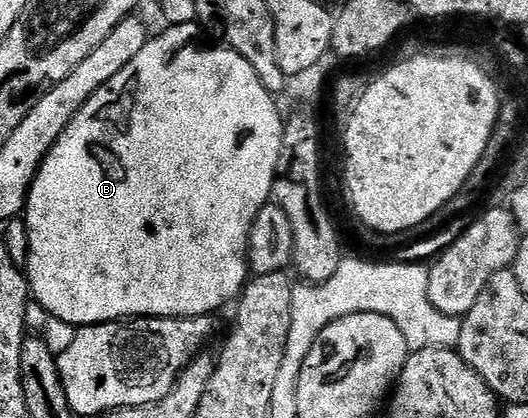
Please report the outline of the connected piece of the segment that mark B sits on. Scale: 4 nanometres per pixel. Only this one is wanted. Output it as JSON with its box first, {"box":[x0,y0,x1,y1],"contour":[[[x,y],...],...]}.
{"box":[22,21,285,328],"contour":[[[193,21],[184,23],[181,26],[169,25],[164,28],[164,31],[157,38],[156,35],[149,37],[148,43],[142,48],[142,52],[138,52],[138,56],[134,56],[134,60],[130,60],[130,64],[126,64],[126,68],[122,68],[122,72],[118,72],[118,76],[114,76],[114,80],[110,80],[105,86],[98,88],[98,92],[94,92],[94,96],[90,96],[90,100],[70,120],[70,124],[64,129],[62,136],[58,136],[54,148],[50,148],[46,160],[40,166],[40,171],[36,173],[36,179],[32,181],[32,187],[28,193],[28,205],[22,215],[22,222],[28,225],[28,266],[26,265],[28,288],[35,305],[37,302],[45,310],[41,310],[45,315],[58,320],[66,320],[66,324],[77,328],[93,326],[99,322],[114,322],[133,318],[197,318],[203,314],[212,316],[217,313],[215,310],[222,309],[231,298],[232,301],[239,299],[241,290],[249,281],[248,237],[258,212],[272,198],[272,185],[276,179],[276,169],[282,152],[285,119],[280,118],[280,110],[276,107],[277,99],[268,90],[266,83],[258,76],[258,72],[254,72],[252,65],[241,54],[233,50],[227,48],[207,50],[206,47],[199,46],[196,43],[196,37],[201,37],[201,34],[202,31],[199,25]]]}

